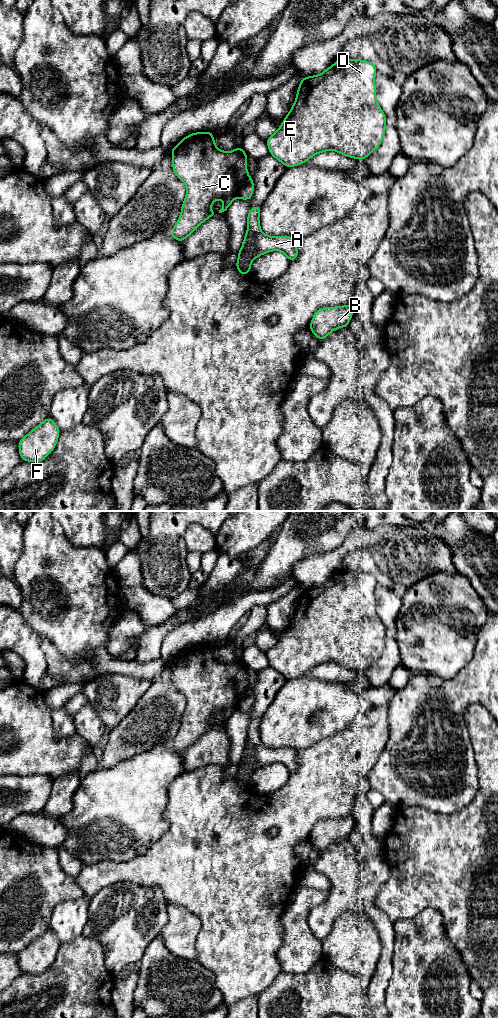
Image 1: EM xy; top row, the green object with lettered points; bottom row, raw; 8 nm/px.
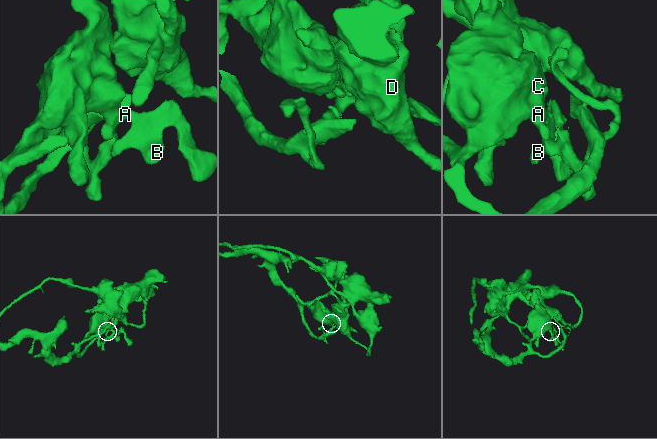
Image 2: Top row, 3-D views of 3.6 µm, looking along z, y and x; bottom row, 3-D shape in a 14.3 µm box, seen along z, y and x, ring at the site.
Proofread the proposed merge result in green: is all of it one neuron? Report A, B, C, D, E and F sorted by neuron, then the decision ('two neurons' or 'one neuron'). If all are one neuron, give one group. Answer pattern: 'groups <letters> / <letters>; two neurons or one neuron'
groups A B / C D E F; two neurons

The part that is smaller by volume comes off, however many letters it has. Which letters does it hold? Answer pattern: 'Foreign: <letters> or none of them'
Foreign: A, B

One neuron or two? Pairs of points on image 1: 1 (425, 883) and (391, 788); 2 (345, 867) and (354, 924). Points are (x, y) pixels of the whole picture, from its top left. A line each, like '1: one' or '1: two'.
1: two
2: two

